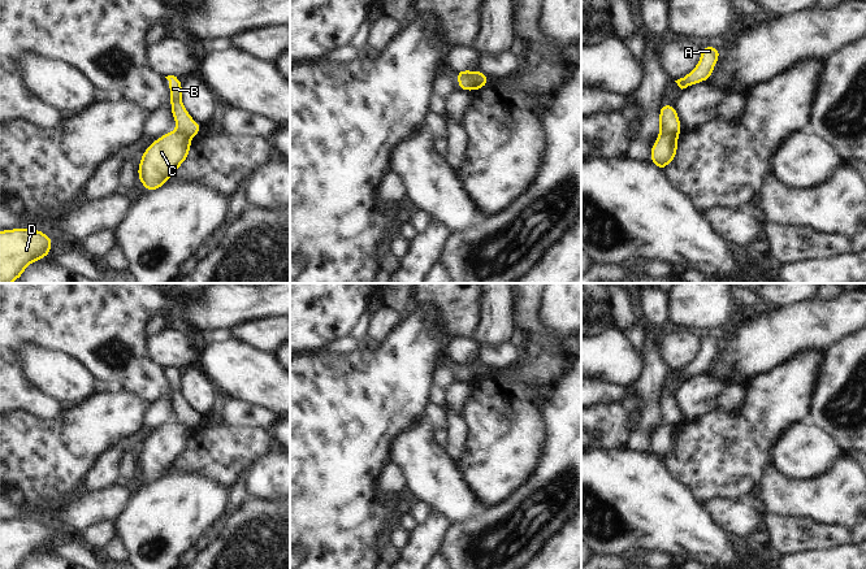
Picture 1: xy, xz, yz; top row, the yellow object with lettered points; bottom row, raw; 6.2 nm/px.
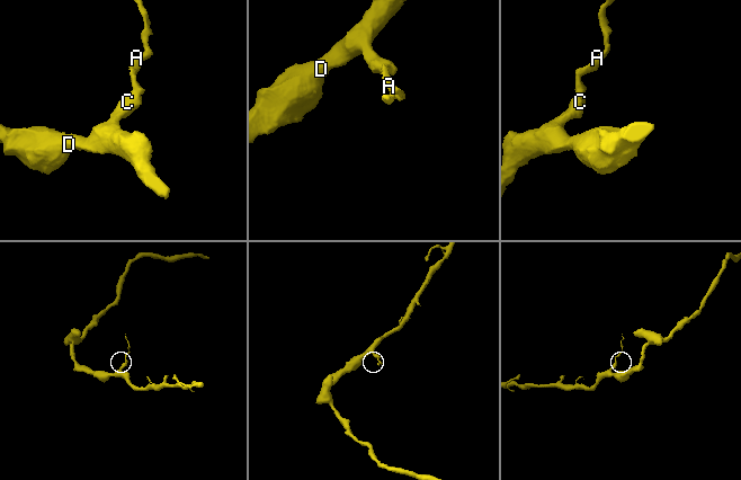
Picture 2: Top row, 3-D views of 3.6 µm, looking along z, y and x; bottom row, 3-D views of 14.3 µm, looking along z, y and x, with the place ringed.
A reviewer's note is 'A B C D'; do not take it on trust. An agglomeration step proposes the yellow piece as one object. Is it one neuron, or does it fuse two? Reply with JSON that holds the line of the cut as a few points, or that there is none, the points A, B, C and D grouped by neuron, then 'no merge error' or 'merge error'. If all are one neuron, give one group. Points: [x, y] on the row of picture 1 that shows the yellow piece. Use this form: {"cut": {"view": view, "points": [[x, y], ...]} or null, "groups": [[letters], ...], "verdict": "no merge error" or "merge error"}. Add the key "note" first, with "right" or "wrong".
{"note": "wrong", "cut": {"view": "yz", "points": [[659, 133], [674, 133], [678, 135]]}, "groups": [["A", "B"], ["C", "D"]], "verdict": "merge error"}

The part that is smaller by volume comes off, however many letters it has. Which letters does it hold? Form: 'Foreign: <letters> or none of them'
Foreign: A, B.

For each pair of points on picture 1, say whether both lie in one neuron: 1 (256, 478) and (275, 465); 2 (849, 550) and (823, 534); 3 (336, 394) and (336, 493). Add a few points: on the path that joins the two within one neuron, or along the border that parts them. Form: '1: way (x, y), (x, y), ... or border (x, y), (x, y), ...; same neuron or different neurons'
1: way (260, 478), (271, 469); same neuron
2: border (851, 539), (830, 548), (819, 548), (812, 552); different neurons
3: way (336, 418), (336, 468); same neuron

